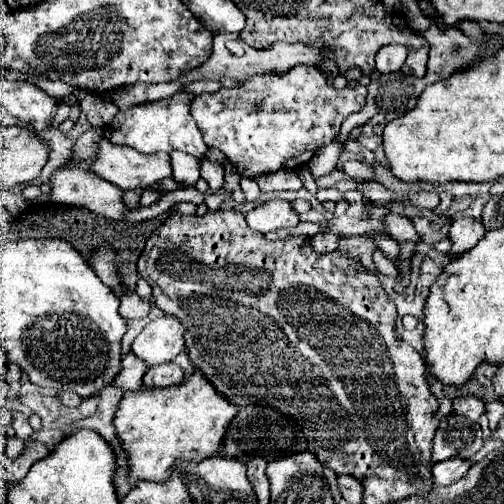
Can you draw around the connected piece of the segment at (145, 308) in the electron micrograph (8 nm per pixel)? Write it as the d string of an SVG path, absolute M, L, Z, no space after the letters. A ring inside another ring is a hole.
M136 292L120 294L120 316L126 320L146 318L150 312L150 302L140 298Z

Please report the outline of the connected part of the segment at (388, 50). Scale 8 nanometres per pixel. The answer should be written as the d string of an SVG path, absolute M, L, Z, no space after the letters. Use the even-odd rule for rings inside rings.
M384 46L378 56L376 56L376 70L380 74L392 74L392 72L400 72L404 58L408 56L408 50L404 50L402 46Z

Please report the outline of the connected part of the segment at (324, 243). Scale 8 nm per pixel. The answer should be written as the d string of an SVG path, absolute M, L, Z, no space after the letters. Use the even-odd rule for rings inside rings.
M330 232L317 234L310 239L310 242L318 253L330 253L338 248L338 238Z

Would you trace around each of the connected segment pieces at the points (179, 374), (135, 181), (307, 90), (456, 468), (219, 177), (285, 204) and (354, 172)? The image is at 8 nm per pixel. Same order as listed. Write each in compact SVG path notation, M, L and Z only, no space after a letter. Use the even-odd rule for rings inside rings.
M168 362L164 366L152 366L144 374L144 386L148 388L166 388L166 386L176 386L184 380L184 372L180 366L174 362Z
M102 138L96 150L96 158L92 160L92 164L88 166L90 172L94 172L96 176L100 176L102 180L108 180L110 184L122 188L122 190L130 190L130 188L148 188L156 182L160 182L162 178L171 176L172 164L170 156L164 152L156 152L156 154L140 154L134 148L128 146L116 146L110 140Z
M296 66L284 76L254 76L252 80L242 82L240 88L222 88L216 94L202 94L192 100L190 112L198 122L200 132L204 134L204 142L208 148L220 150L232 166L244 178L258 178L262 174L272 174L278 170L298 170L308 164L314 152L326 144L330 144L342 126L342 122L358 112L366 102L366 88L344 88L336 90L330 86L322 72L314 66Z
M450 458L446 462L436 462L432 466L432 476L436 478L434 484L446 486L446 484L456 482L460 476L464 476L464 472L468 472L472 464L474 464L472 460L464 460L464 458Z
M202 158L202 162L200 162L200 172L202 172L202 178L208 182L208 186L210 186L212 190L222 188L222 184L224 184L224 168L222 168L220 164Z
M268 200L246 212L246 222L252 230L268 234L280 228L292 228L300 224L300 218L288 200Z
M352 160L344 162L342 170L352 180L370 180L372 178L372 168L366 166L366 164L362 164L362 162L352 162Z

